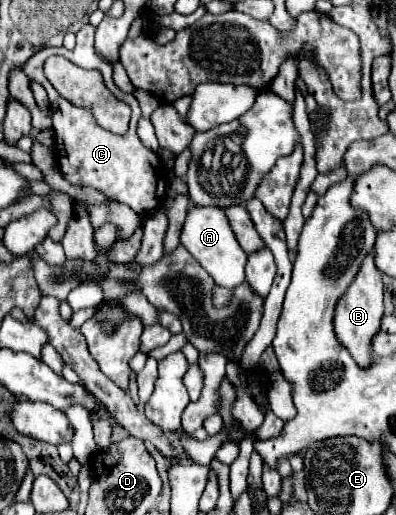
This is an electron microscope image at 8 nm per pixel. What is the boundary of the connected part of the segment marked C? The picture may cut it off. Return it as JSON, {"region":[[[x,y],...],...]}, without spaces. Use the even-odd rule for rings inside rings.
{"region":[[[83,26],[77,32],[77,44],[73,50],[65,50],[65,48],[43,48],[39,52],[35,52],[35,56],[31,56],[25,64],[23,64],[23,72],[43,84],[43,88],[49,94],[49,104],[51,104],[51,118],[53,118],[53,132],[55,132],[55,158],[59,160],[59,170],[63,174],[63,178],[71,184],[79,184],[79,186],[93,186],[97,190],[101,190],[103,194],[115,198],[121,204],[131,206],[139,216],[145,216],[149,210],[157,208],[161,204],[161,200],[165,198],[165,186],[167,186],[167,170],[163,160],[151,152],[149,148],[143,146],[143,142],[139,140],[135,128],[137,128],[137,120],[141,118],[141,110],[139,110],[139,102],[135,100],[133,94],[125,94],[125,92],[115,92],[113,86],[113,68],[109,62],[103,62],[97,54],[95,54],[95,46],[93,46],[93,36],[95,36],[95,28],[93,26]],[[59,54],[59,56],[67,56],[73,64],[81,66],[81,68],[93,68],[97,72],[101,72],[105,86],[121,100],[121,102],[129,102],[131,106],[131,122],[129,122],[129,130],[127,134],[119,136],[113,132],[107,132],[105,128],[101,128],[99,124],[95,124],[91,112],[83,110],[83,108],[75,108],[73,104],[69,104],[67,100],[63,100],[63,96],[59,96],[59,92],[51,86],[51,82],[45,78],[43,74],[43,64],[49,56]]]}

